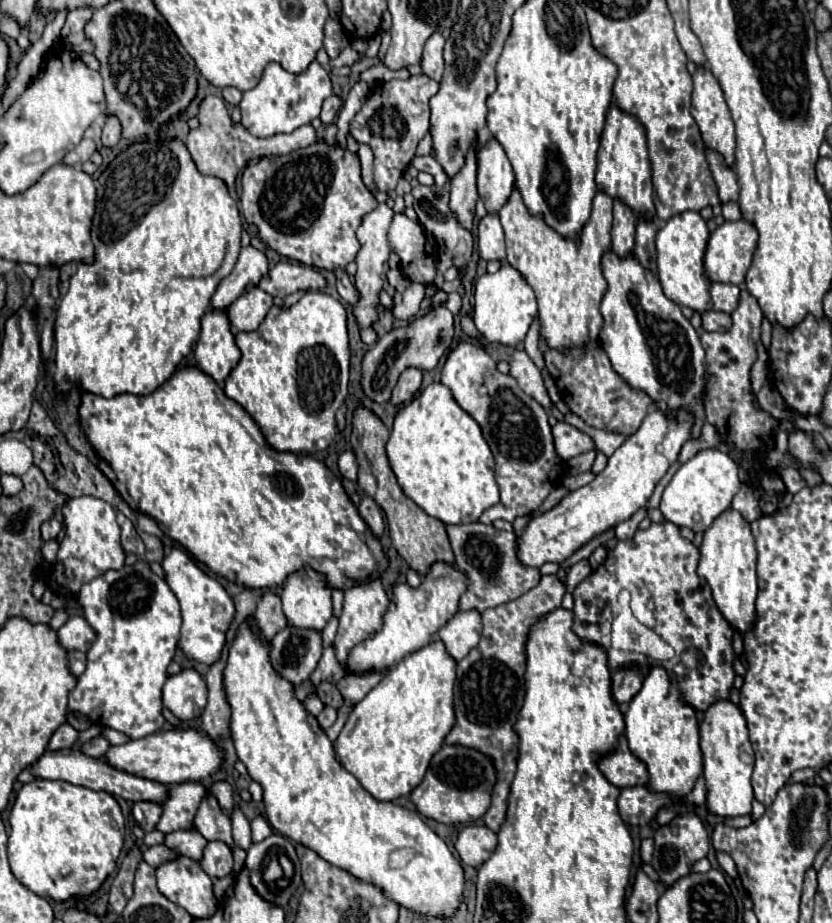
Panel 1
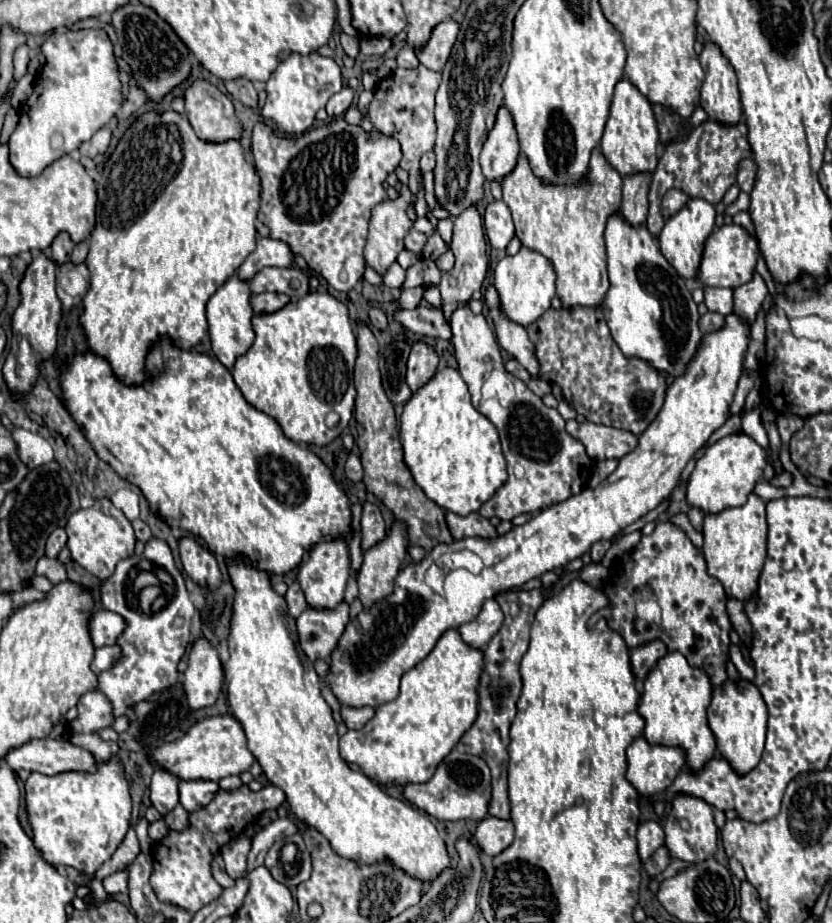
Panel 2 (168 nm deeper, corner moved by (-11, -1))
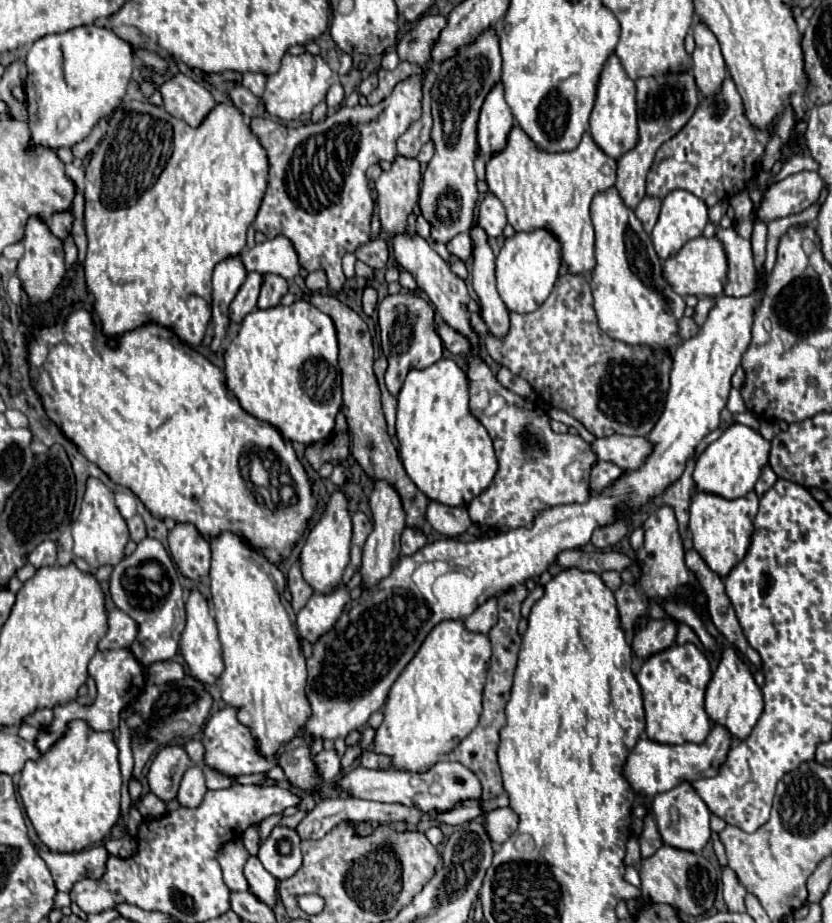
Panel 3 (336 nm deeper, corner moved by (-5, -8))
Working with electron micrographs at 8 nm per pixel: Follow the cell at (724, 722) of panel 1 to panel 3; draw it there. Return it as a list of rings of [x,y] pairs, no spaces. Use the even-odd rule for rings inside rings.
[[[733,646],[723,648],[723,652],[721,652],[721,660],[719,660],[717,670],[705,692],[705,710],[713,722],[723,724],[731,732],[733,740],[743,740],[743,736],[747,736],[747,732],[751,732],[751,728],[755,726],[755,720],[763,712],[761,688],[755,684],[749,664],[741,658],[737,648],[733,648]]]

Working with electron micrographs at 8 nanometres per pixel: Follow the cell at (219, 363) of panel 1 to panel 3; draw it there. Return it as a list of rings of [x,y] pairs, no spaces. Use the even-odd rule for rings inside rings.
[[[231,256],[221,260],[213,272],[213,350],[219,350],[223,336],[229,328],[229,304],[235,298],[239,286],[245,282],[247,270],[241,262],[241,256]]]

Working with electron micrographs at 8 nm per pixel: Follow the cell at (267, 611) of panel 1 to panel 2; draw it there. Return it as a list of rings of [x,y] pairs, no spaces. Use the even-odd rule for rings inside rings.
[[[297,583],[289,585],[289,589],[285,593],[285,601],[287,601],[287,615],[293,617],[293,619],[297,619],[307,609],[305,597],[303,597],[303,593],[301,593],[301,589],[299,589]]]

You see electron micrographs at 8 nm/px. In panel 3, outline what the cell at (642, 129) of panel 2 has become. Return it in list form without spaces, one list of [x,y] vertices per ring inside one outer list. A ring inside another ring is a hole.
[[[611,54],[599,74],[597,82],[597,94],[595,94],[595,106],[589,116],[589,132],[597,146],[609,154],[611,158],[619,158],[627,148],[635,146],[635,132],[637,128],[637,106],[635,106],[635,82],[627,76],[625,68],[621,66],[619,58]]]

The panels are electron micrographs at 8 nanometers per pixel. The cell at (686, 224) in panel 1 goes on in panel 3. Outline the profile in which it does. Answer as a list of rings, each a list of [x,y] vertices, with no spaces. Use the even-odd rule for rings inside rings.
[[[673,190],[663,198],[659,220],[651,232],[655,252],[665,260],[675,256],[685,242],[703,234],[709,222],[707,206],[687,190]]]

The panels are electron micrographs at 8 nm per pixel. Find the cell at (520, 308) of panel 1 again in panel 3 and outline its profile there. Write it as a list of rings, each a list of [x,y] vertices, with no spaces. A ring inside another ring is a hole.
[[[535,228],[533,232],[515,232],[511,238],[505,238],[505,244],[501,246],[501,252],[497,256],[495,276],[497,276],[497,290],[501,300],[511,312],[519,312],[519,314],[533,312],[551,294],[559,274],[559,266],[561,266],[561,244],[547,228]]]

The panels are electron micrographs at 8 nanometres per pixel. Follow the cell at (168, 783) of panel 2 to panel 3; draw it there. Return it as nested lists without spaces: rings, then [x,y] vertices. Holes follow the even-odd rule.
[[[165,746],[153,760],[147,774],[151,792],[155,792],[165,802],[173,800],[177,796],[181,778],[191,764],[193,762],[183,746]]]

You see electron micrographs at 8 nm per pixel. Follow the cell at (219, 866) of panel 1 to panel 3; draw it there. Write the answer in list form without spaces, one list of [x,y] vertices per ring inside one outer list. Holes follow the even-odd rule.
[[[231,840],[221,846],[219,850],[219,864],[223,870],[223,880],[229,890],[245,892],[249,890],[249,884],[243,876],[243,864],[247,862],[249,852],[243,848],[241,840]]]

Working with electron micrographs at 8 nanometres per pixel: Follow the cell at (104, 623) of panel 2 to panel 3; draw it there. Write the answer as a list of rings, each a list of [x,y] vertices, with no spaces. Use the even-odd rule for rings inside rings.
[[[115,608],[113,612],[109,612],[109,630],[99,640],[99,650],[129,648],[135,638],[137,638],[137,622],[123,610]]]

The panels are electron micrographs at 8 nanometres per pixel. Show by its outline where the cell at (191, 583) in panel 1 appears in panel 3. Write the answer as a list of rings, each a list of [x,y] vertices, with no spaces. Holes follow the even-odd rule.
[[[175,524],[169,530],[169,550],[183,576],[191,580],[205,578],[211,564],[211,550],[207,538],[199,534],[193,524]]]

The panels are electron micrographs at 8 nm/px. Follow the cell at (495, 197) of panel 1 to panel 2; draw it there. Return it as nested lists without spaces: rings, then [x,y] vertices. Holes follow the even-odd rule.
[[[505,107],[499,109],[495,127],[491,129],[483,151],[481,151],[481,169],[487,181],[501,181],[507,177],[519,159],[519,143],[513,119]]]

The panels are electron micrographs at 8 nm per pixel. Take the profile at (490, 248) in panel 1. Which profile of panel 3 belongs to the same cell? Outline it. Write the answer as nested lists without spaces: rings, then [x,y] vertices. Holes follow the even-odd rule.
[[[489,192],[477,206],[477,220],[481,224],[481,228],[487,232],[489,238],[497,238],[503,234],[503,228],[507,224],[505,218],[505,208],[501,204],[501,200]]]

